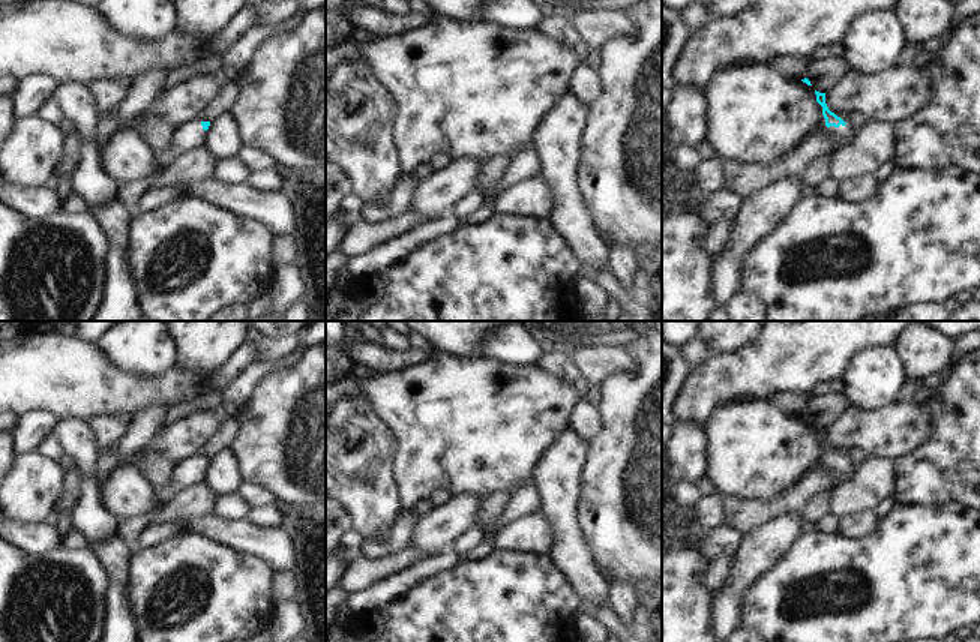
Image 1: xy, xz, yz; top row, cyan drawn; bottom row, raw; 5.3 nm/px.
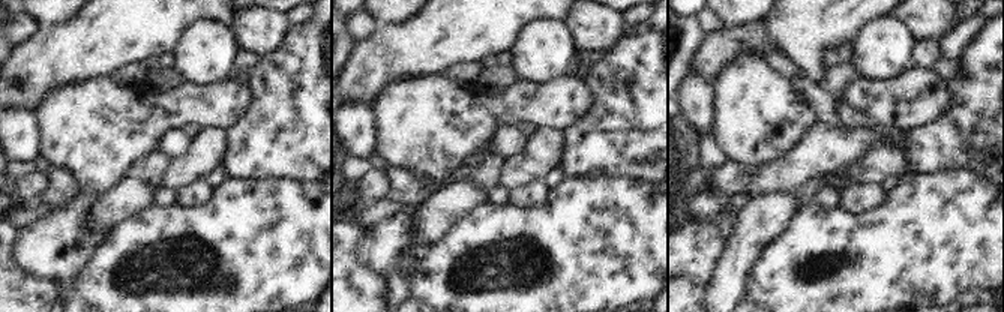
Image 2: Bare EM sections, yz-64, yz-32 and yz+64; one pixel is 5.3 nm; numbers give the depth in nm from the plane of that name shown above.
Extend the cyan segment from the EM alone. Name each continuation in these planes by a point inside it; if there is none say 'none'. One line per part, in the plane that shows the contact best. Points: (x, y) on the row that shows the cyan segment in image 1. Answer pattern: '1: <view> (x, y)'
1: yz (842, 135)

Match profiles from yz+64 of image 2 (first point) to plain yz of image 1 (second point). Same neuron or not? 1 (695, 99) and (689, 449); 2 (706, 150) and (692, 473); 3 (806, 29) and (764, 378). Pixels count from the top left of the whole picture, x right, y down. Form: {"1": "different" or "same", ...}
{"1": "same", "2": "different", "3": "same"}

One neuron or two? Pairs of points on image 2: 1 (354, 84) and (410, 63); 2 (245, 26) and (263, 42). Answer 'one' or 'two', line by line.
1: one
2: one

